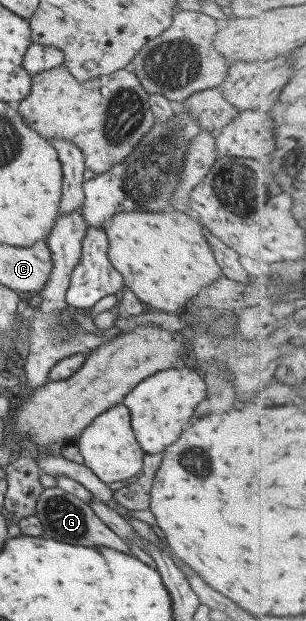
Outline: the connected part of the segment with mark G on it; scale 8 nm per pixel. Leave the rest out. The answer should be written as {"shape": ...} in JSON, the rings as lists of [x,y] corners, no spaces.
{"shape":[[[60,487],[45,488],[40,493],[35,506],[35,516],[42,523],[42,536],[45,539],[60,541],[61,543],[80,546],[106,546],[130,556],[128,545],[116,536],[82,500],[68,494]]]}

